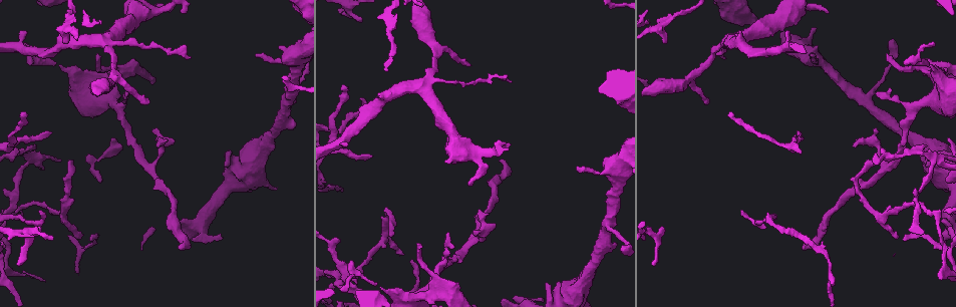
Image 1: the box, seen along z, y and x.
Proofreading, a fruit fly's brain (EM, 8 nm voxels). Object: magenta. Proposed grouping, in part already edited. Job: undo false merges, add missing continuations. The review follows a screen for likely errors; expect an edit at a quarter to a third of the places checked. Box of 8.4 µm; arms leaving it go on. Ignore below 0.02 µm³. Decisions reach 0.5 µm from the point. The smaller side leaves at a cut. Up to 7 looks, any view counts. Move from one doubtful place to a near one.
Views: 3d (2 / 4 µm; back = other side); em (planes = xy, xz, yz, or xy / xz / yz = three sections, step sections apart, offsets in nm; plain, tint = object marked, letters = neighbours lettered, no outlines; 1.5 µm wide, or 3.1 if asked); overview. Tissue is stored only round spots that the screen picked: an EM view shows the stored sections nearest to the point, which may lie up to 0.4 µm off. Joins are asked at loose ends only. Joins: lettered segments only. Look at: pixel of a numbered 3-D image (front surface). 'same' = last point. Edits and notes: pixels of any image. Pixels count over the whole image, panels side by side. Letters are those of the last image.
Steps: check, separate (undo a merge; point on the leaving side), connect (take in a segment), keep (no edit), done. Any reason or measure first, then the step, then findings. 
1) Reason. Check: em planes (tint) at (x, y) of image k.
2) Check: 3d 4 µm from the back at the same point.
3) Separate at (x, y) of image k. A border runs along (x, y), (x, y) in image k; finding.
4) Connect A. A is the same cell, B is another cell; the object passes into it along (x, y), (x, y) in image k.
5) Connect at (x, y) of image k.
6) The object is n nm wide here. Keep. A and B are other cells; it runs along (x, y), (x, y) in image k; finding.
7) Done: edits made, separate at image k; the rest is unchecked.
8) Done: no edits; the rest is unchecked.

Thin end. Check: 3d 2 µm at (359, 22) of image 1.

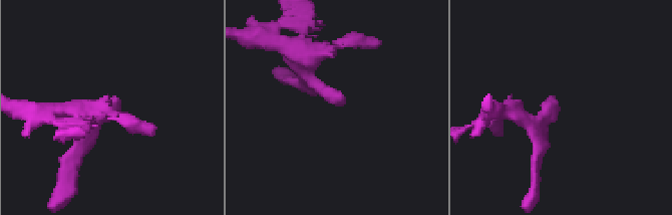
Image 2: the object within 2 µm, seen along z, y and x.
Now the EM. Check: em yz step 8 (plain) at (342, 105) of image 2.

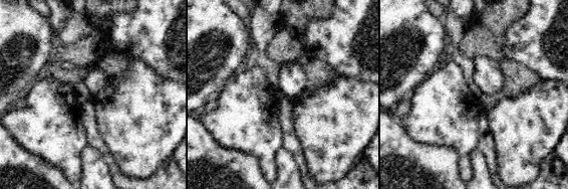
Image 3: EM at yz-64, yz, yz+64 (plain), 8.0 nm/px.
Check: em yz step 8 (letters) at the same point.

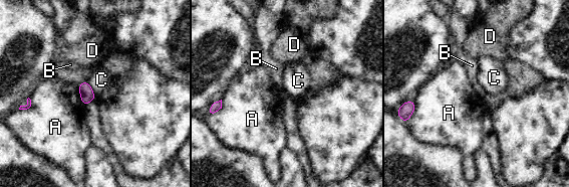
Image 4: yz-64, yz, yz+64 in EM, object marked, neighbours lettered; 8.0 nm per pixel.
The object is 110 nm wide here; the longest contact is with A, 180 nm. Keep. A, B, C and D are other cells; no lettered segment goes on from it.

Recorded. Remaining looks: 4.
An open end. Check: em xz step 4 (tint) at (856, 144) of image 1.

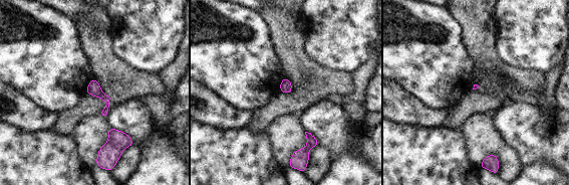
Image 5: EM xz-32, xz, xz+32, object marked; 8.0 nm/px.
Another direction. Check: em planes (letters) at the same point.

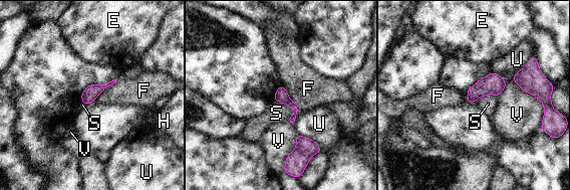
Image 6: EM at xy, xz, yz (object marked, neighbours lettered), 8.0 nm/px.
The longest contact is with V, 360 nm. Keep. E, F, H, S, U and V are other cells; a border runs along (273, 100), (293, 110), (287, 121) in image 6; no lettered segment goes on from it.

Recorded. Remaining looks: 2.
Sharp bend. Check: 3d 2 µm at (28, 163) of image 1.

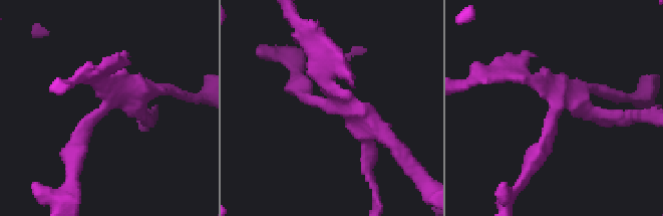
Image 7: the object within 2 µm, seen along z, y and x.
Now the EM. Check: em yz step 4 (letters) at (99, 110) of image 7.

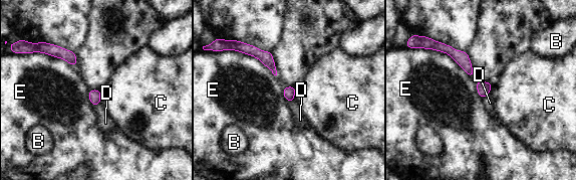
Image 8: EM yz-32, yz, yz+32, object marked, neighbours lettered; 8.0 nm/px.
The object is 90 nm wide here. Keep. B, C, D and E are other cells; a border runs along (425, 48), (446, 52), (473, 77) in image 8; one cell here.

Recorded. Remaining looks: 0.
Done: no edits; the rest is unchecked.

